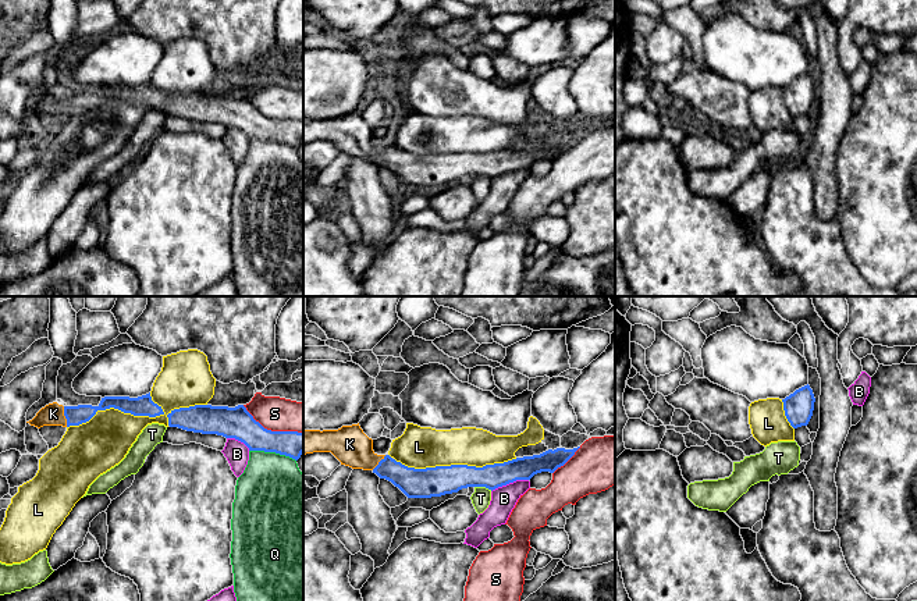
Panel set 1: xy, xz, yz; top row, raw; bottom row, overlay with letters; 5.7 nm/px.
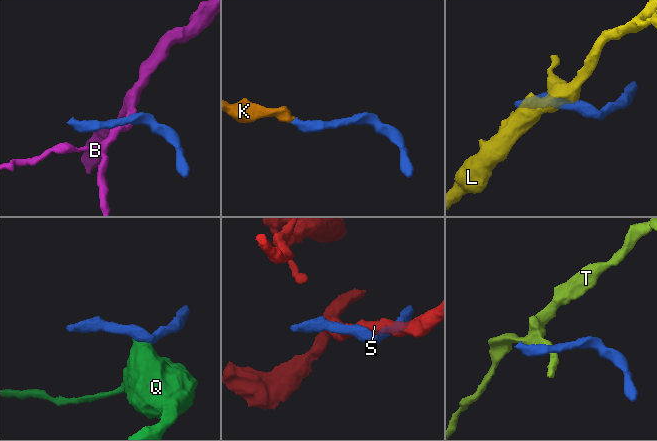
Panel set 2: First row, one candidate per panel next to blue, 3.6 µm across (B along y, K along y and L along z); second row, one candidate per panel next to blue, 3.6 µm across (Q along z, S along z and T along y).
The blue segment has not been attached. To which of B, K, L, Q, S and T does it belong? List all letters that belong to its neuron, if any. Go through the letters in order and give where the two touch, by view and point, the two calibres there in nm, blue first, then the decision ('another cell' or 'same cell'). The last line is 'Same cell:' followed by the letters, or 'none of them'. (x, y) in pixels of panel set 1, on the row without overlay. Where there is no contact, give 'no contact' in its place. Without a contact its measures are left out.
B: meets blue in xz at (509, 170); 140 nm thick on the blue side, 150 nm on the other; another cell
K: meets blue in xy at (64, 103); 110 nm thick on the blue side, 130 nm on the other; same cell
L: meets blue in xy at (137, 103); 120 nm thick on the blue side, 300 nm on the other; another cell
Q: meets blue in xy at (273, 139); 170 nm thick on the blue side, 420 nm on the other; another cell
S: meets blue in xy at (270, 118); 180 nm thick on the blue side, 200 nm on the other; another cell
T: meets blue in xz at (483, 174); 170 nm thick on the blue side, 110 nm on the other; another cell
Same cell: K

